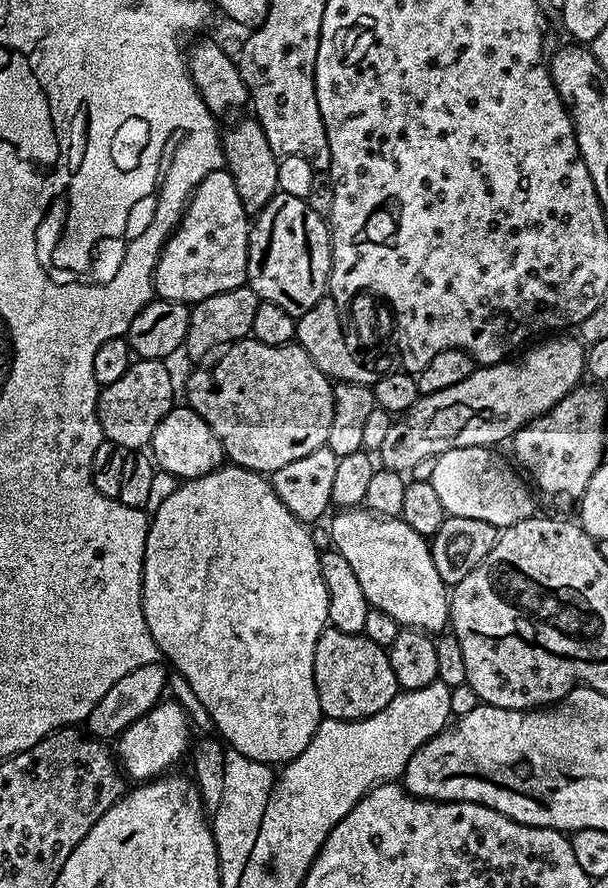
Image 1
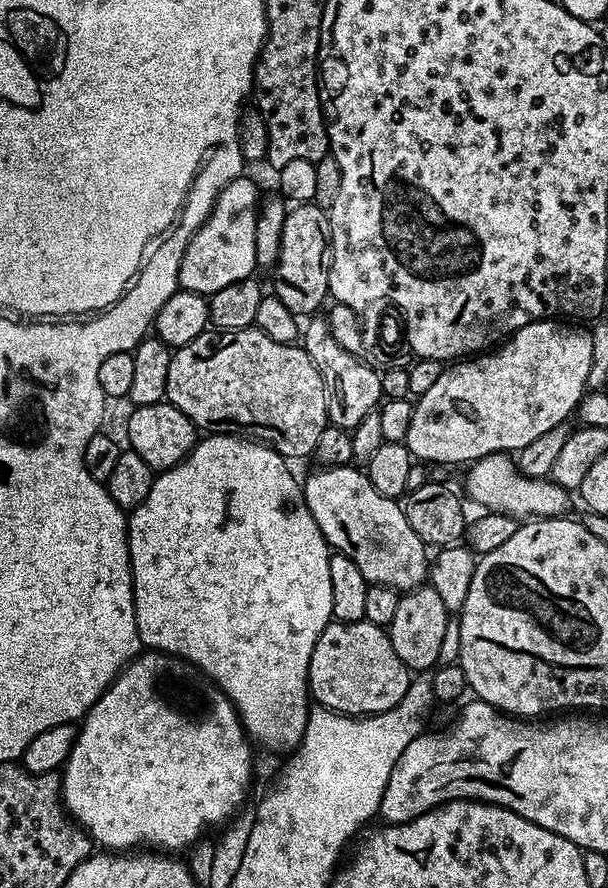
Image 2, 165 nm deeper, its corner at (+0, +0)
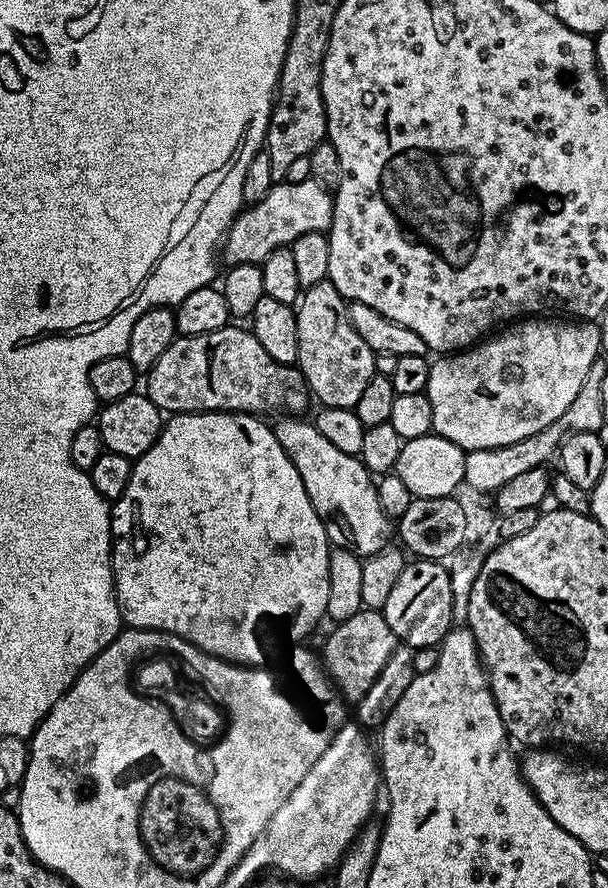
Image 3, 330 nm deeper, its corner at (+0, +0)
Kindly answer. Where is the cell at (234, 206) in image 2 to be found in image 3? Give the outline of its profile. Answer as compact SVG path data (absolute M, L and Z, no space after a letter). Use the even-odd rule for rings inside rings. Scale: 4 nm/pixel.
M317 180L273 183L272 188L257 204L245 207L232 221L228 235L222 241L222 260L225 265L263 264L274 250L291 246L307 232L327 233L332 225L333 193Z

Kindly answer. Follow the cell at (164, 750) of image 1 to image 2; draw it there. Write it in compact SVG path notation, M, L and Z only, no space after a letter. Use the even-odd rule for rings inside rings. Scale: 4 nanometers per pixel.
M155 650L141 651L135 660L129 660L107 690L94 702L84 719L79 721L76 740L69 756L62 765L62 804L67 815L83 828L97 845L104 850L136 850L147 846L164 854L180 854L191 849L205 835L207 828L219 829L227 825L241 811L248 796L248 783L252 780L252 752L250 741L240 724L240 716L232 701L221 688L216 687L200 669L179 656Z

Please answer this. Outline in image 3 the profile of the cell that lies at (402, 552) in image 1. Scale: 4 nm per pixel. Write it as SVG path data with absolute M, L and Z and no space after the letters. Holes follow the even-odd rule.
M304 418L277 419L280 421L274 424L274 431L282 450L286 450L290 462L294 462L294 470L298 470L302 478L302 486L306 486L306 494L310 494L310 502L326 530L329 545L350 550L361 558L378 554L393 543L394 524L383 512L377 492L377 481L373 473L368 471L359 456L351 456L343 450L337 450L323 434L318 434L315 423L308 421L307 424L306 421L300 419Z

